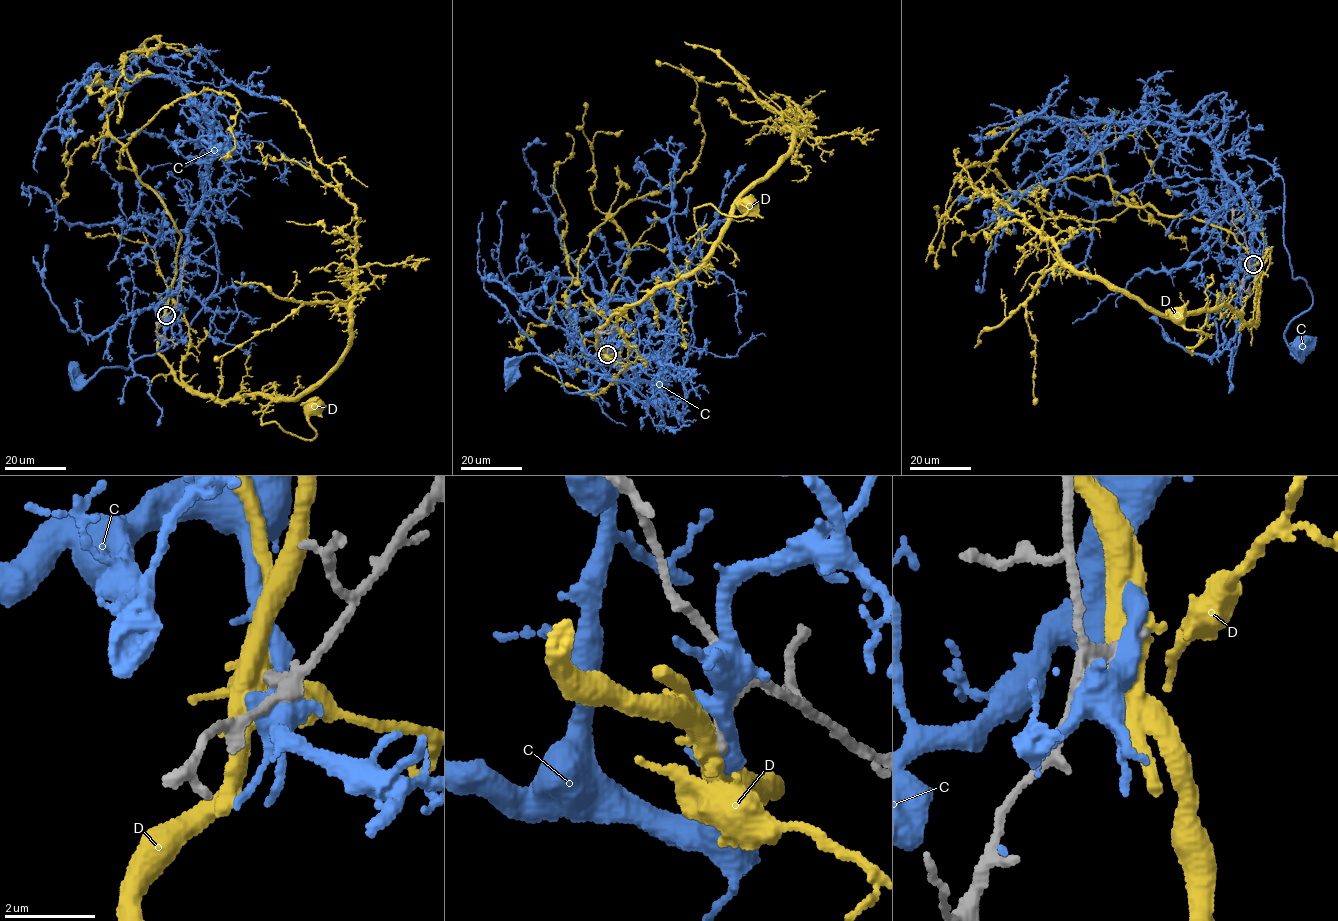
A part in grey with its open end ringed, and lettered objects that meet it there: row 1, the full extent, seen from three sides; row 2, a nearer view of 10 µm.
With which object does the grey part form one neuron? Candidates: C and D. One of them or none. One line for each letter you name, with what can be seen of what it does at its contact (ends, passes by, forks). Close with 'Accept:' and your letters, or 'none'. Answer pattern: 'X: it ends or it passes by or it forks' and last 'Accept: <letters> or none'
Accept: none

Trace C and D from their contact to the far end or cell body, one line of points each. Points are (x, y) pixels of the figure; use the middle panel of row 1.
C: (607, 351), (625, 381), (650, 386), (662, 416), (628, 382), (570, 393), (540, 355), (509, 373)
D: (606, 352), (595, 330), (609, 316), (689, 276), (709, 253), (696, 207), (743, 215), (745, 204)

